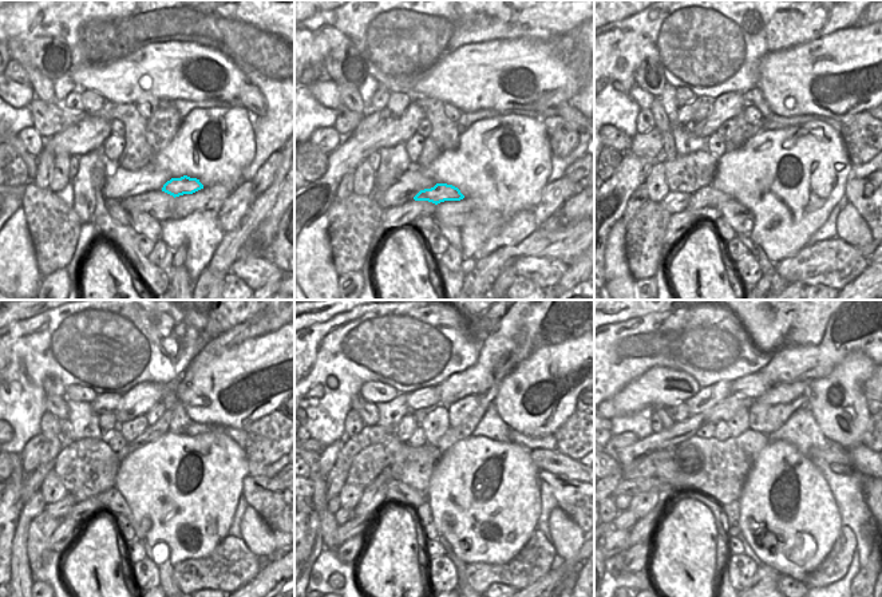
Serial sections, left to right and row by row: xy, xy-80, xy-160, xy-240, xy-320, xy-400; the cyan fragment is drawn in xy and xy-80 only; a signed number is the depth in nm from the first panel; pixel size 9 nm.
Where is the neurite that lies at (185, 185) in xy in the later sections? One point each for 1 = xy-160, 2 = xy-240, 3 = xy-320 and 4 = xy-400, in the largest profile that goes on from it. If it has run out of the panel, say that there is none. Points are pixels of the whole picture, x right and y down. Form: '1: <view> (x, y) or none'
1: xy-160 (707, 200)
2: xy-240 (93, 505)
3: xy-320 (345, 532)
4: xy-400 (621, 538)

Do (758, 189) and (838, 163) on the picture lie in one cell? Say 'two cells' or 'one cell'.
one cell

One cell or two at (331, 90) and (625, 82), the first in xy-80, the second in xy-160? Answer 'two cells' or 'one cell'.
two cells

